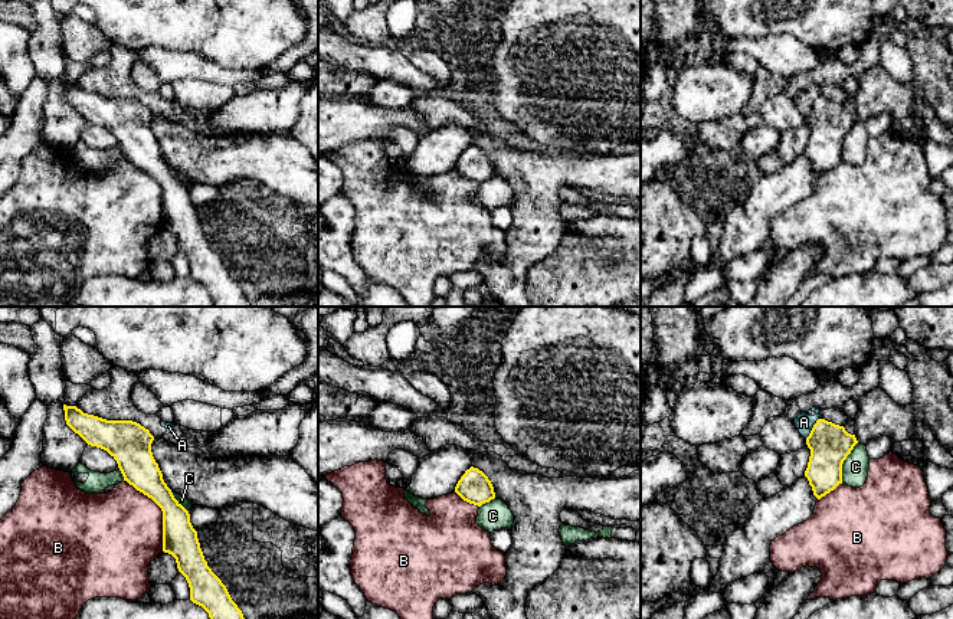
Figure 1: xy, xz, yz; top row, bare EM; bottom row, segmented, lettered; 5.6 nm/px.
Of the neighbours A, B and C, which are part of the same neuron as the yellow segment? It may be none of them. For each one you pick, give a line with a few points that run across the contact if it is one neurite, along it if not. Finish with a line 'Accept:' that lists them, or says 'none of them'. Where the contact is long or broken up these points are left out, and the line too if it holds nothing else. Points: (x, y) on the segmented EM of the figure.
Accept: none of them

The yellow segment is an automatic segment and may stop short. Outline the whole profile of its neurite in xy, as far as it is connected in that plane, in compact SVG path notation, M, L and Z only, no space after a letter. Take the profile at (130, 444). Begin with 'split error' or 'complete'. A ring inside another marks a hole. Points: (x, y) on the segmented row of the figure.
complete; M63 405L66 425L88 445L107 451L118 464L118 468L130 485L151 498L163 511L163 551L176 559L179 571L186 577L190 587L190 600L202 606L210 619L245 619L242 610L232 600L226 586L212 571L204 560L197 531L190 523L189 511L174 498L163 479L155 462L151 443L154 436L148 429L132 420L107 420L83 413L76 406Z

